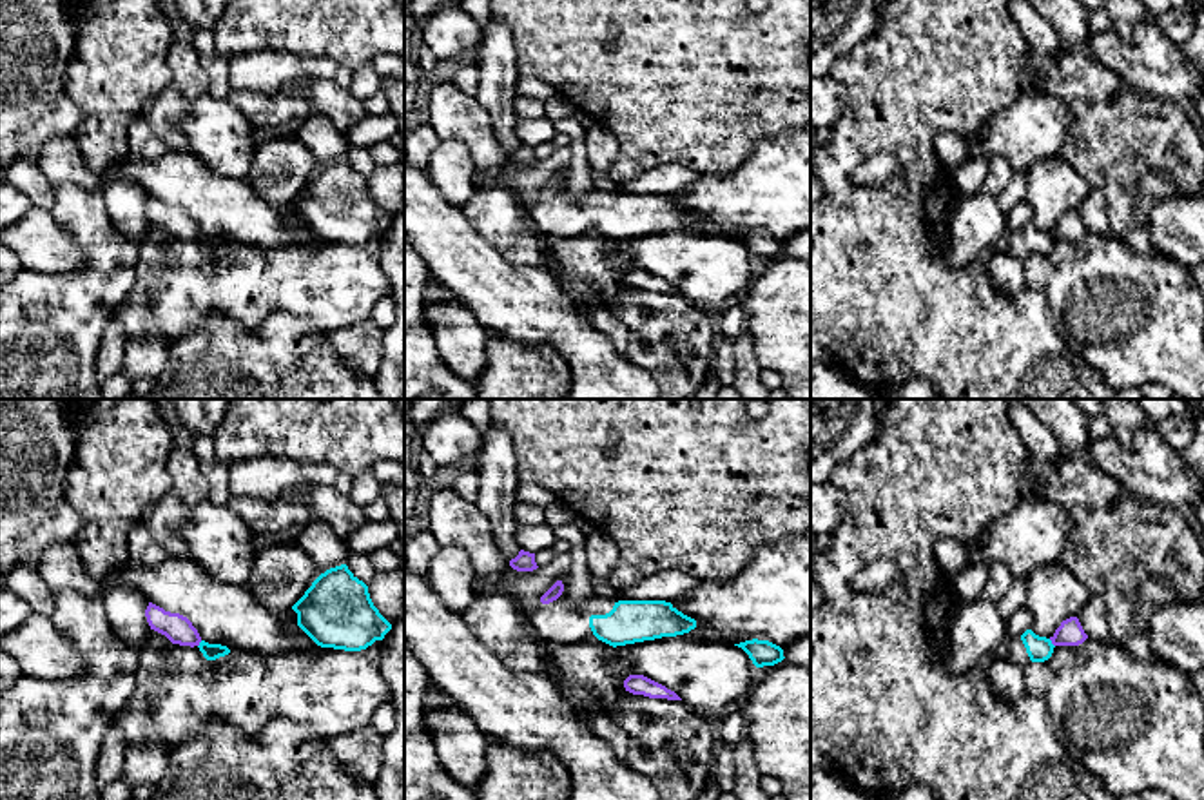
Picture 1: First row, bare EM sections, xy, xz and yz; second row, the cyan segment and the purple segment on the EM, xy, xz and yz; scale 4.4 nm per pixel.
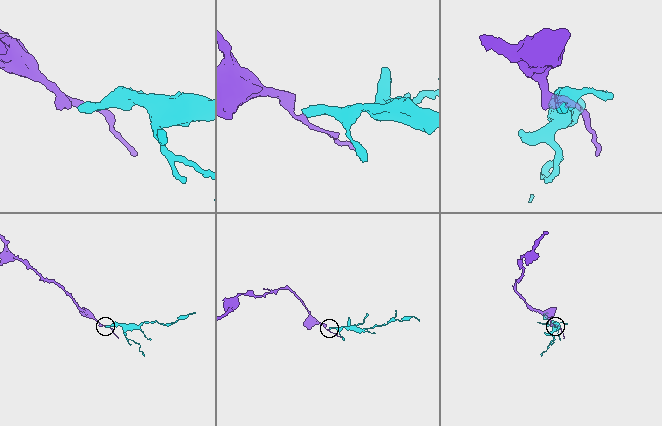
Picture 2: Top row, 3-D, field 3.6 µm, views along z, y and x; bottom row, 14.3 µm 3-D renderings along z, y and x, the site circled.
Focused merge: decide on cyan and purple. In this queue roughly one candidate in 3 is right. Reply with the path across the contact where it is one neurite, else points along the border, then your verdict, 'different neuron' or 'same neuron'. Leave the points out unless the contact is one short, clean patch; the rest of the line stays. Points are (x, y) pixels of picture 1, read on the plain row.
border yz (1048, 233), (1054, 240); different neuron

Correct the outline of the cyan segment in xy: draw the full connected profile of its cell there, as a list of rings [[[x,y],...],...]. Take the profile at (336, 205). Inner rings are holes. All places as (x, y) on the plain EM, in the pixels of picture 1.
[[[346,158],[321,167],[292,203],[297,220],[321,241],[361,245],[392,223]]]

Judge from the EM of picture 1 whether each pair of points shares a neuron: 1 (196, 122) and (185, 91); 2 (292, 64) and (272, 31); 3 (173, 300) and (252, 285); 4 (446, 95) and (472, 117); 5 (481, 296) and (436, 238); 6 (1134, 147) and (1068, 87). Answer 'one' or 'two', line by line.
1: two
2: two
3: one
4: one
5: one
6: one

